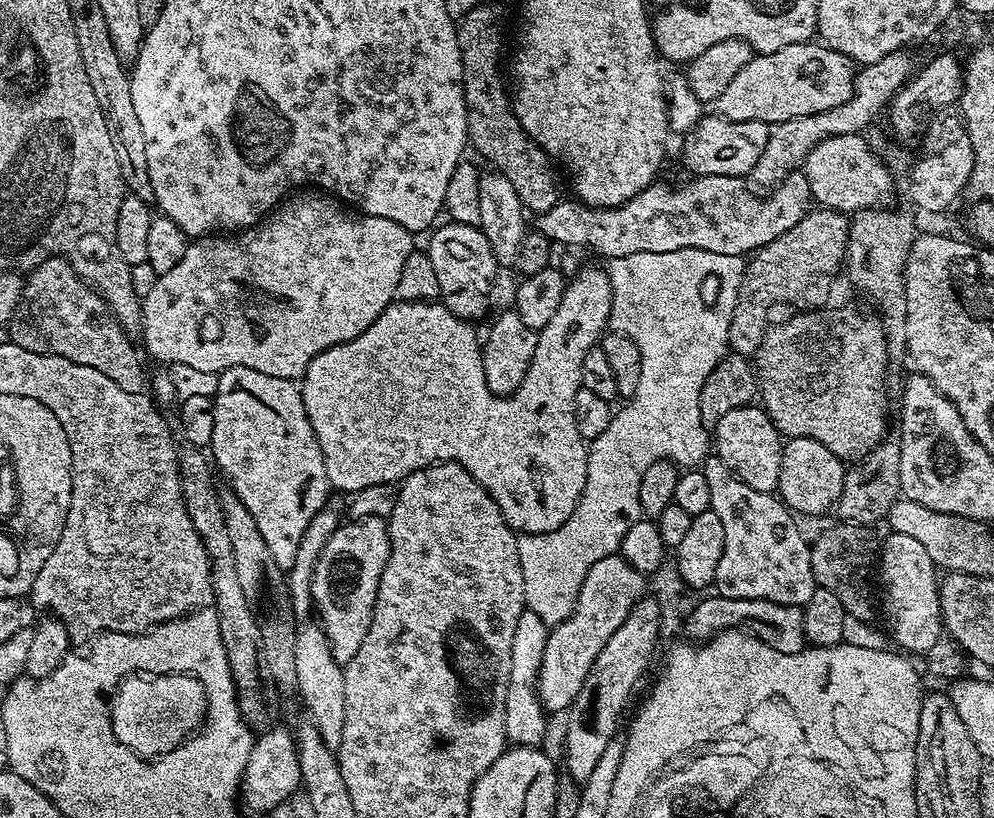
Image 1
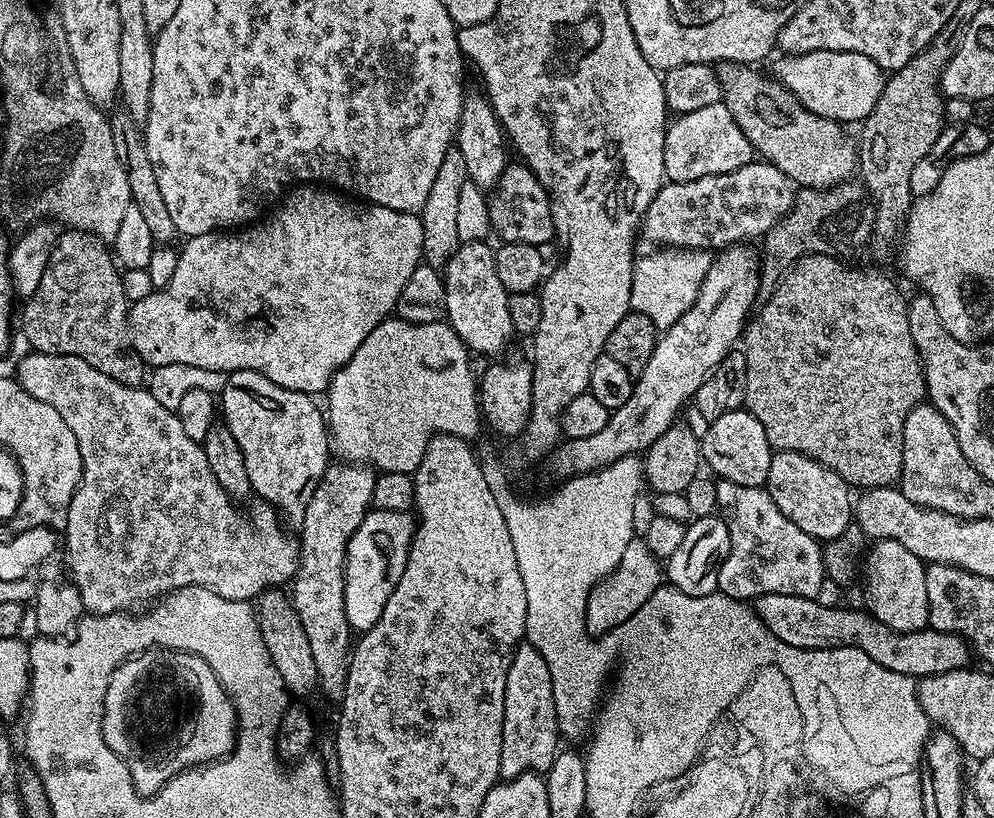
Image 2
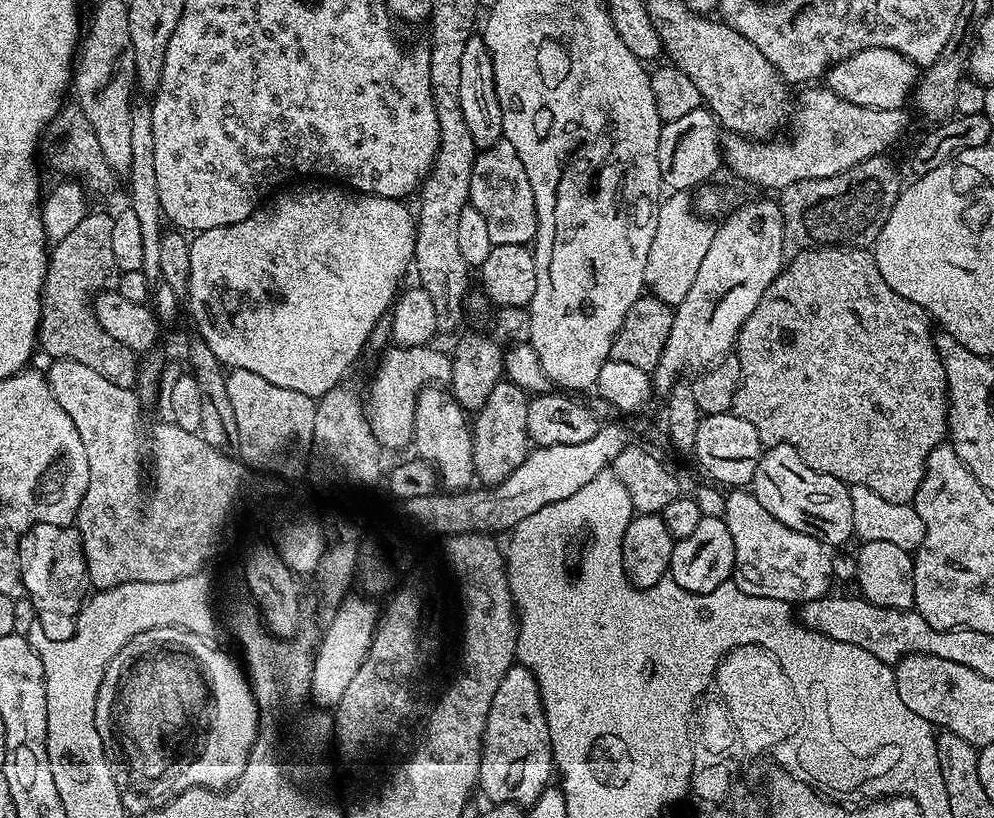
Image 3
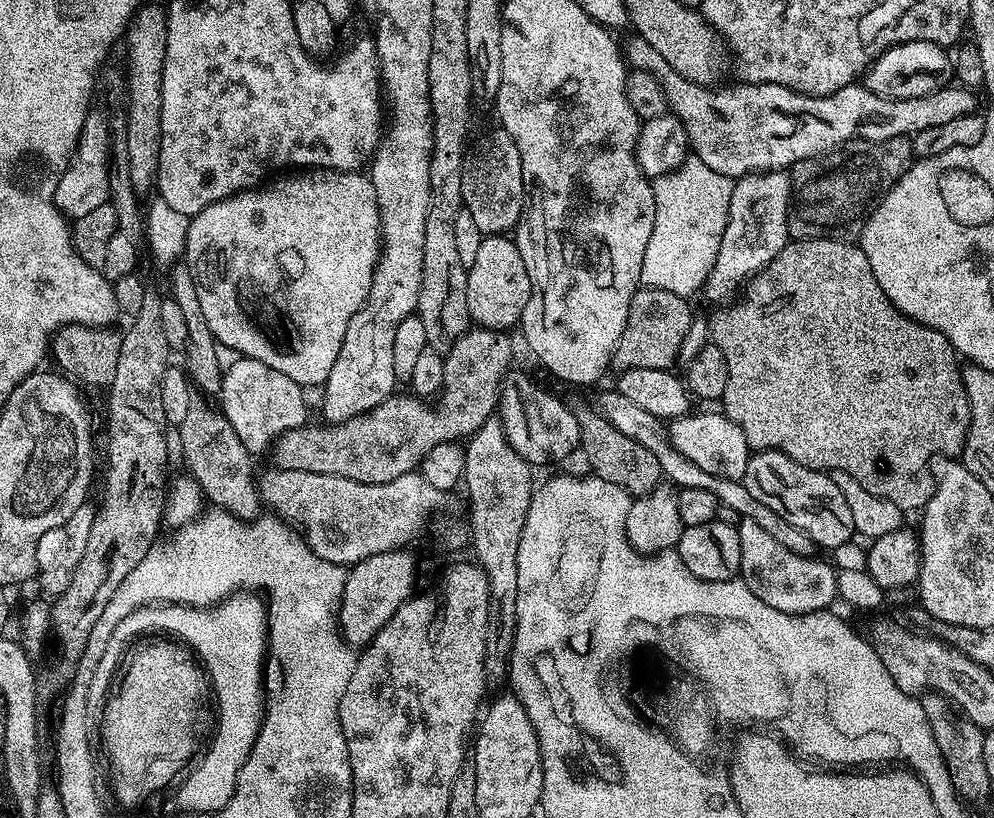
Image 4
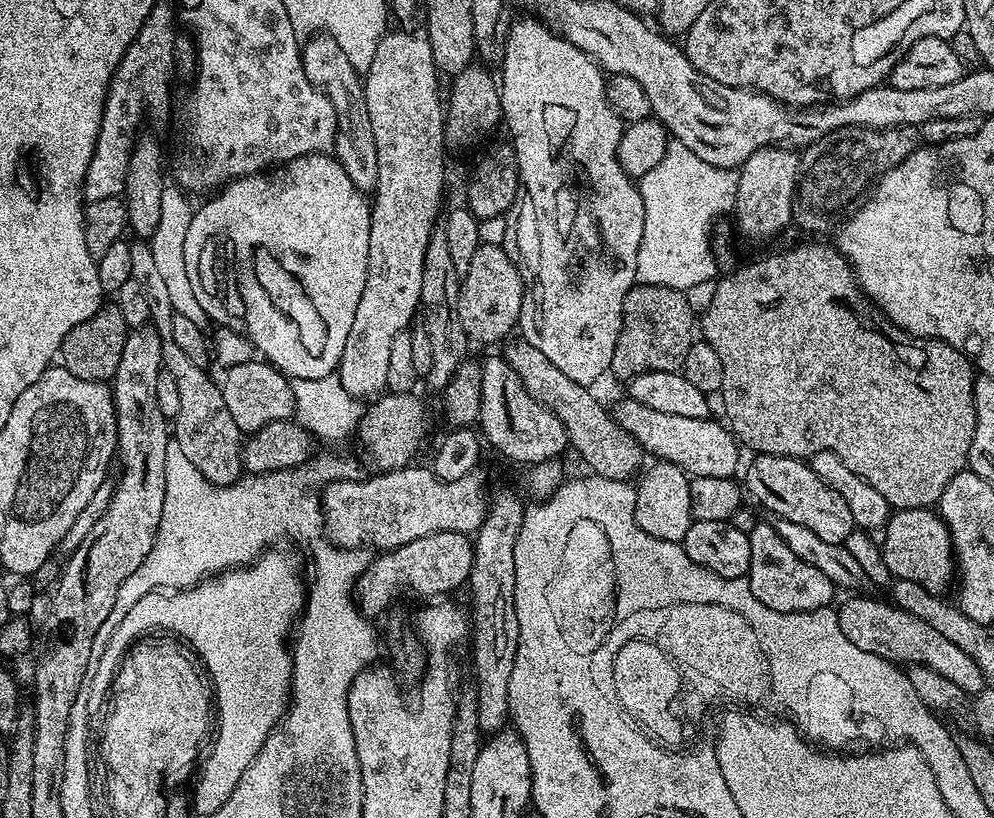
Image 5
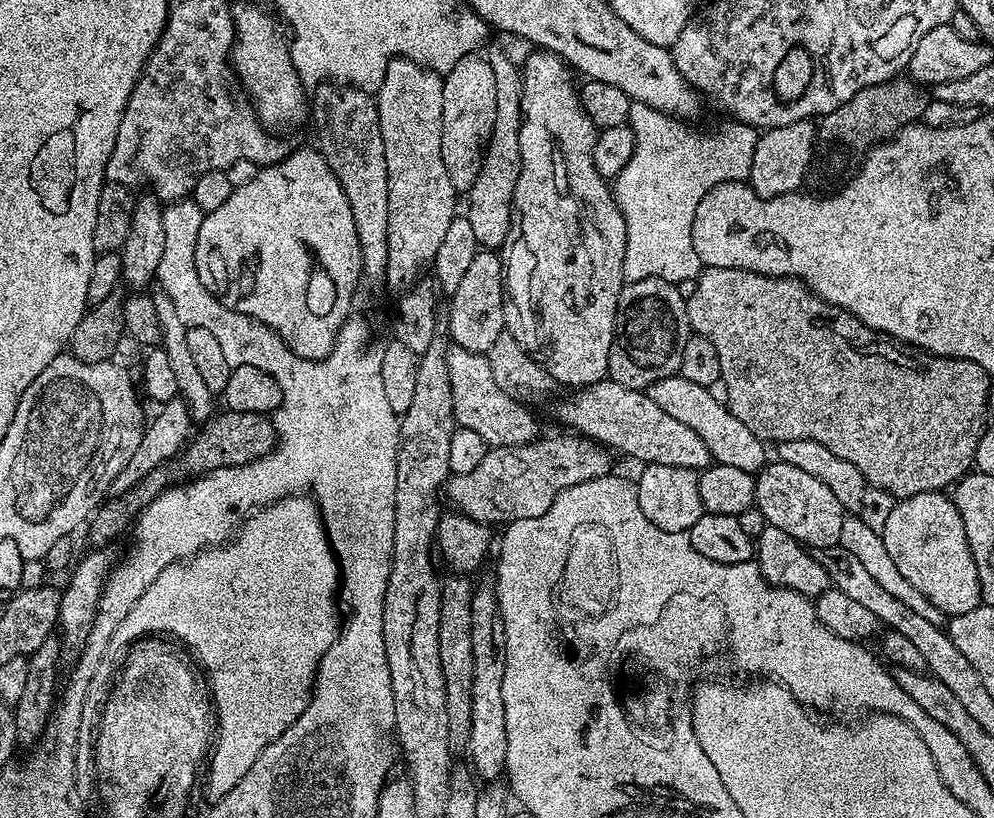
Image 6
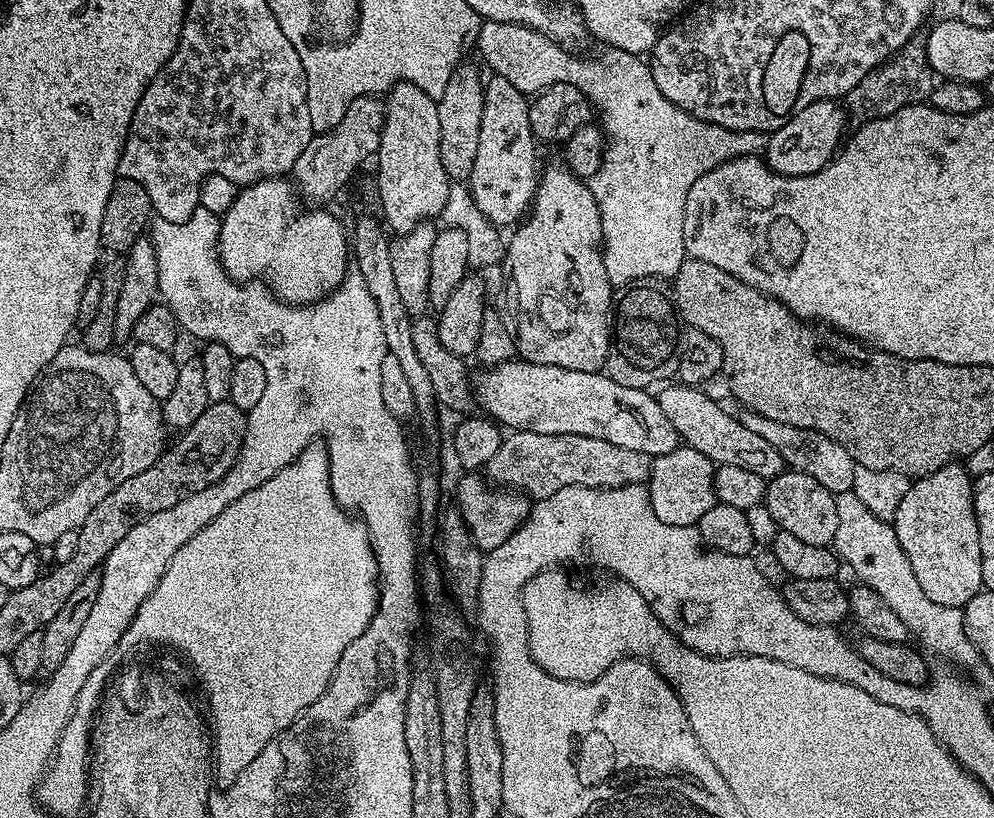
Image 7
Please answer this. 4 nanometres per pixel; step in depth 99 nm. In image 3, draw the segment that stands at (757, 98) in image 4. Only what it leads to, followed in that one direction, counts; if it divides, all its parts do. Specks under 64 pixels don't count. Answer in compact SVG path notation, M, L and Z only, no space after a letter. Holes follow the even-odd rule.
M808 86L803 89L800 96L800 105L795 105L792 124L792 137L789 140L763 140L752 141L749 137L728 134L722 140L722 160L736 176L750 180L762 188L776 188L782 190L794 182L802 182L810 178L830 178L858 162L871 156L887 153L888 147L908 128L907 111L904 108L891 108L878 110L866 106L854 106L854 102L846 102L840 96L835 96L827 86Z

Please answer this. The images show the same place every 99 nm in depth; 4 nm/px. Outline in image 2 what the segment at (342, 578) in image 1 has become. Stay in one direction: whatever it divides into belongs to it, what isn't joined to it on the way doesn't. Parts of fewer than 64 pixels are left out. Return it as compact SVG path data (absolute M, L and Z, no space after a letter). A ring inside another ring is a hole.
M372 508L350 538L344 551L344 609L353 633L369 632L382 618L382 610L386 610L386 602L406 570L413 531L414 520L408 512Z

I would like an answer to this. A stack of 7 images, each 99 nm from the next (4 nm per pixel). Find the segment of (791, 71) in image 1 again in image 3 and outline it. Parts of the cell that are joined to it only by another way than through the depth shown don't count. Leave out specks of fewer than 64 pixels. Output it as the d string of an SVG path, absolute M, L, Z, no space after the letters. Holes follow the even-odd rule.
M867 48L855 52L850 58L833 64L826 73L827 87L835 96L840 96L846 102L854 102L854 106L878 110L904 108L913 95L917 79L917 65L894 48Z

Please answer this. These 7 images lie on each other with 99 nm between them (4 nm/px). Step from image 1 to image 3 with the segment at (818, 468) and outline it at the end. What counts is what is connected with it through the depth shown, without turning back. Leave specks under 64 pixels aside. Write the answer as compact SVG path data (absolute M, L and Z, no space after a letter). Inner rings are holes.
M789 444L761 451L758 470L754 470L750 485L750 491L756 495L758 502L762 502L762 506L766 506L778 522L790 526L790 530L810 534L810 538L818 538L818 542L826 546L844 544L853 539L854 510L850 506L848 490L849 485L838 478L806 466L798 450Z

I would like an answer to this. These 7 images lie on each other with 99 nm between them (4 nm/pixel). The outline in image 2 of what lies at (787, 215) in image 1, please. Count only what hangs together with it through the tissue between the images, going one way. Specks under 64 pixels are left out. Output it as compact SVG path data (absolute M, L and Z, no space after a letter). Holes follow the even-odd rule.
M753 160L732 172L706 175L691 182L669 181L660 188L647 207L640 234L643 239L645 237L656 243L656 246L664 245L682 250L723 250L733 244L751 241L750 238L767 235L792 208L795 193L795 187L789 177L774 165L762 160ZM509 163L505 167L499 182L489 195L492 232L503 243L526 243L541 247L548 241L551 243L555 237L548 192L527 165L515 163Z

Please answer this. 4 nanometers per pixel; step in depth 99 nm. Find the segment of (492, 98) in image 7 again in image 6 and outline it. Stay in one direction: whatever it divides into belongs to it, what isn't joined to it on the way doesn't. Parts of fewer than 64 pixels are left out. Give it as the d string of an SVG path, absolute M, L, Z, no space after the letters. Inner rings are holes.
M501 43L487 47L486 57L495 77L496 114L494 126L484 153L481 170L476 182L468 191L470 202L466 215L473 227L474 238L479 247L486 250L499 249L509 232L510 218L514 214L513 190L521 170L521 150L518 134L521 128L521 71L519 65L510 62Z

